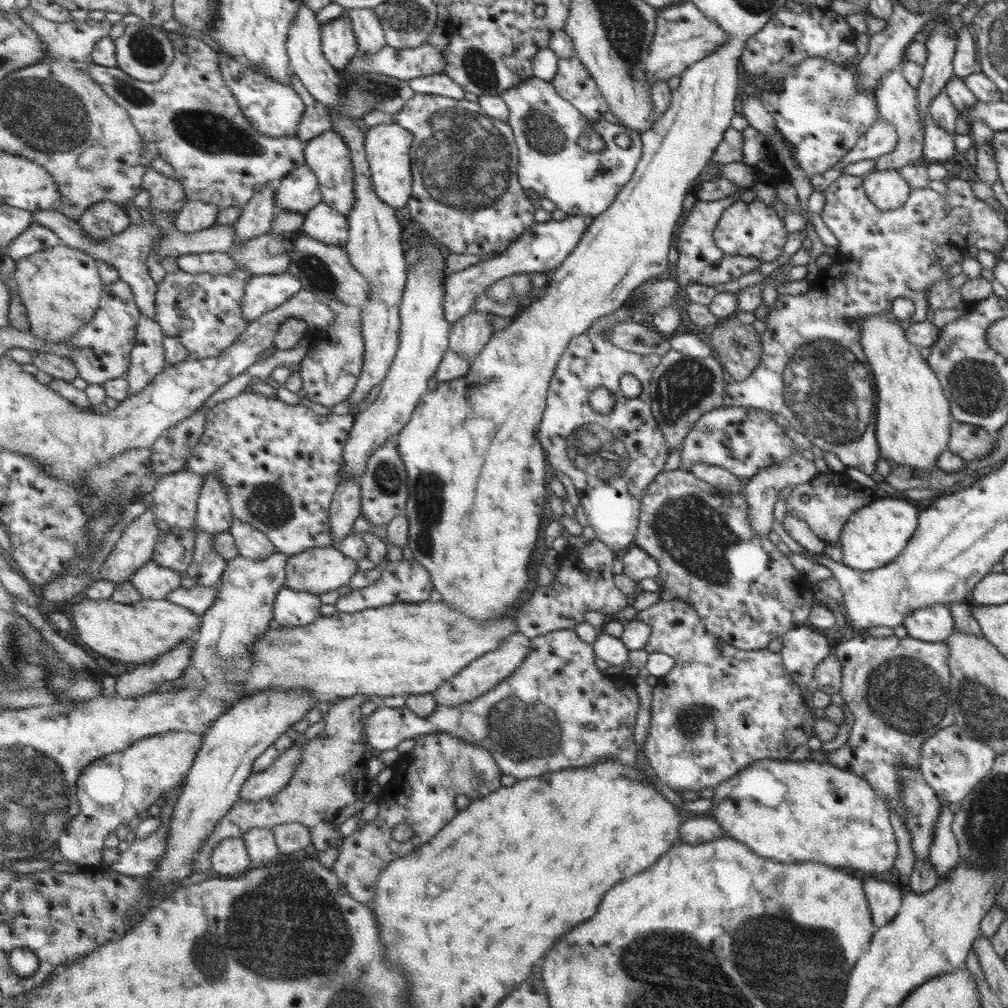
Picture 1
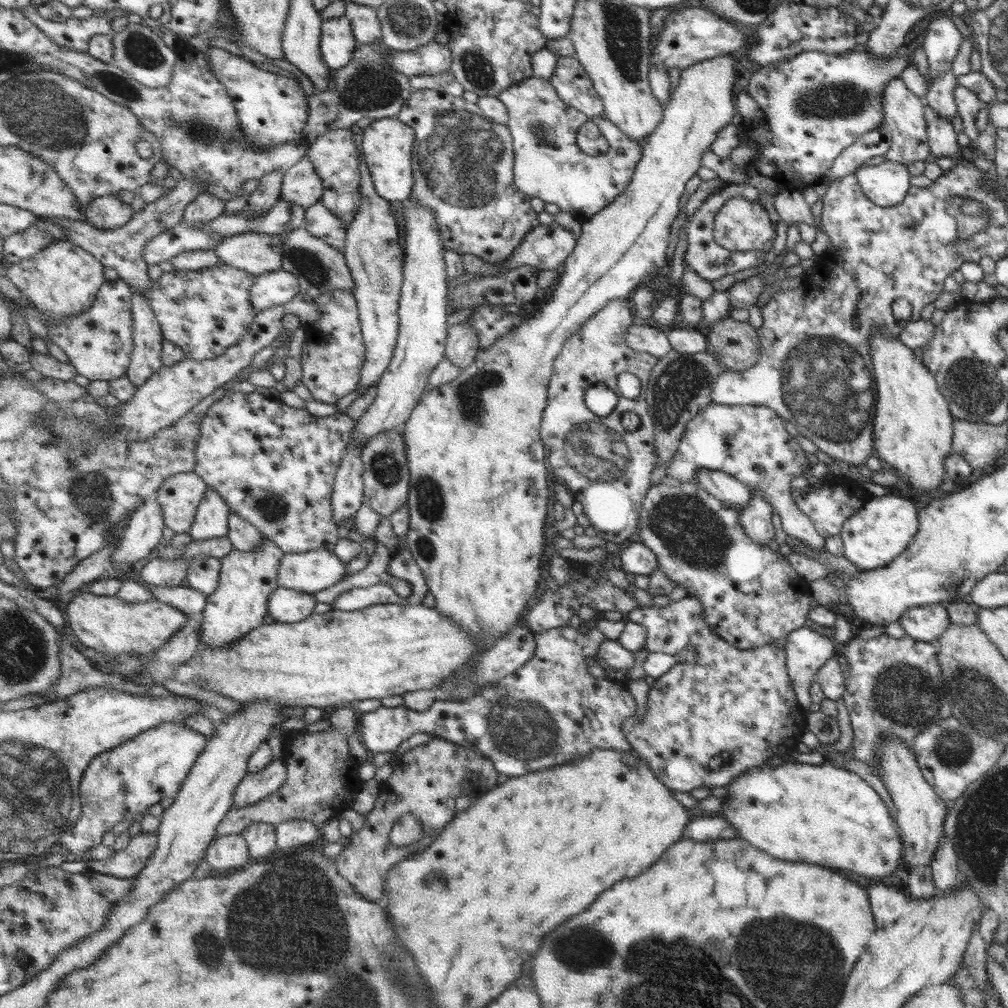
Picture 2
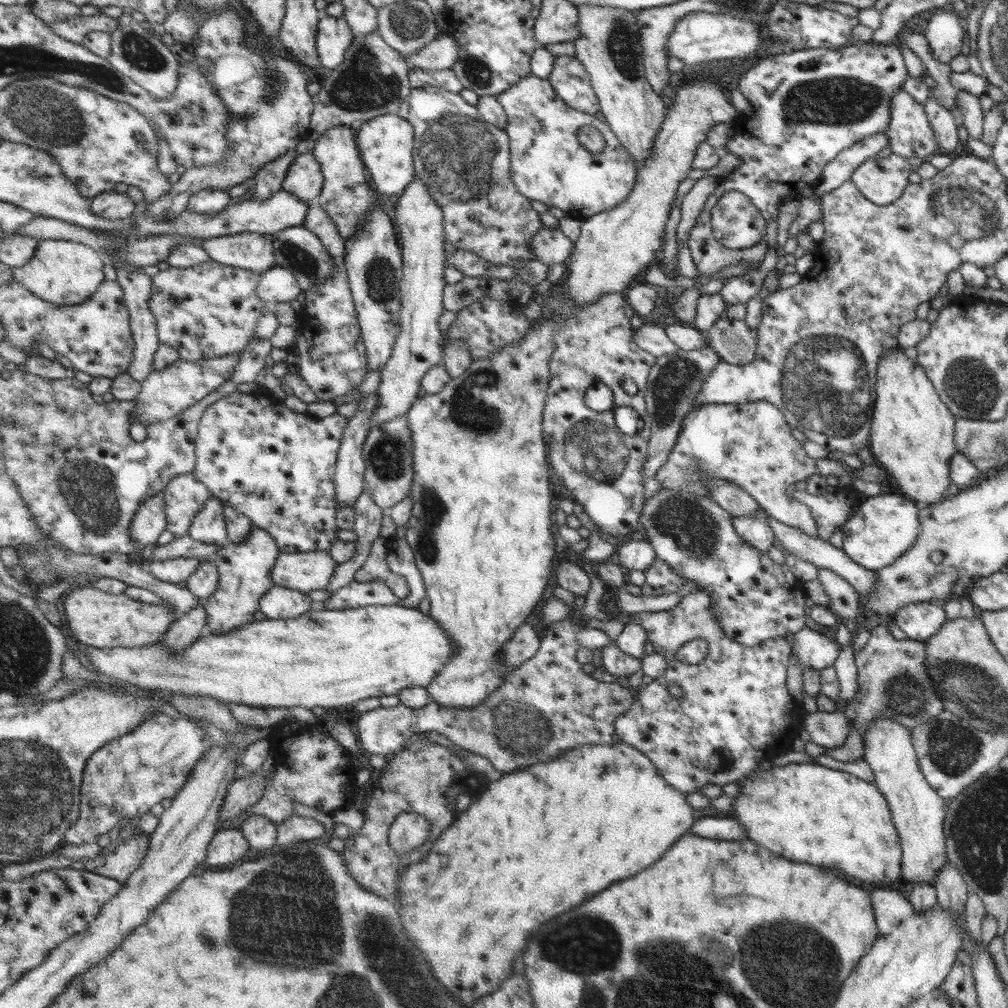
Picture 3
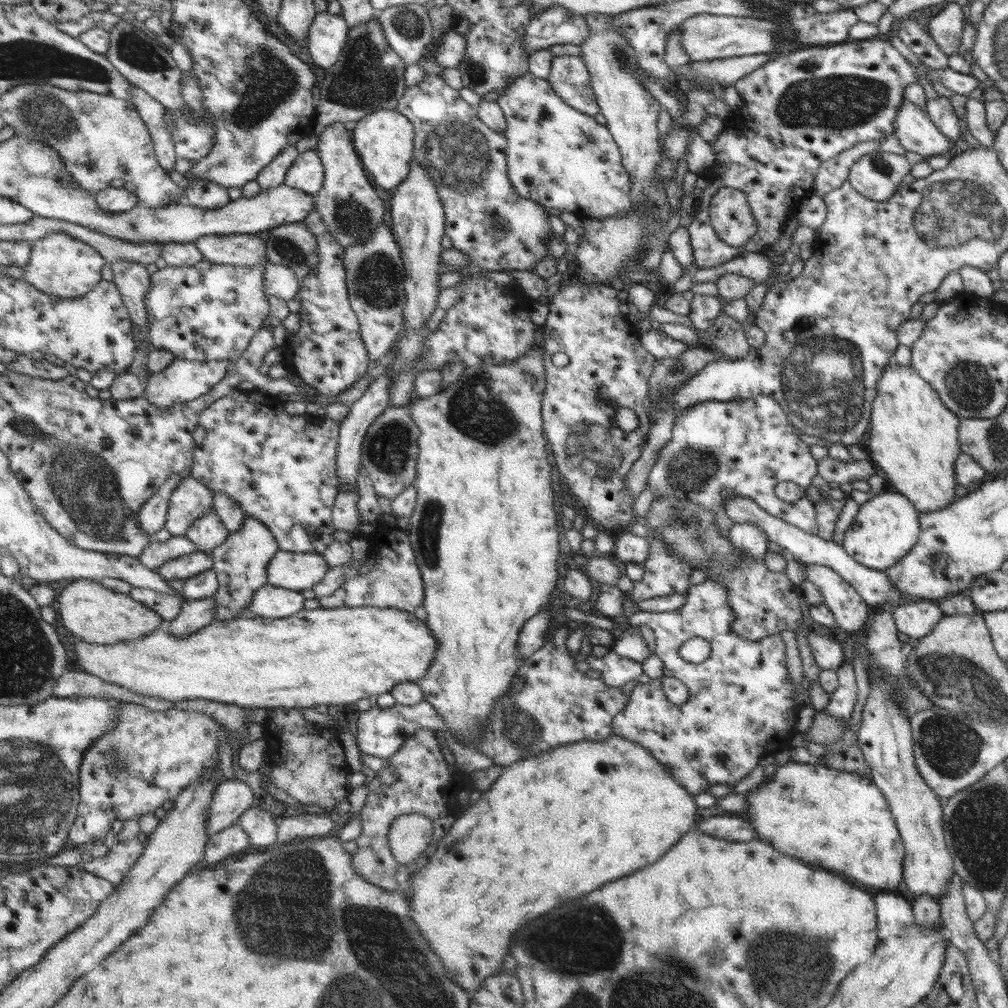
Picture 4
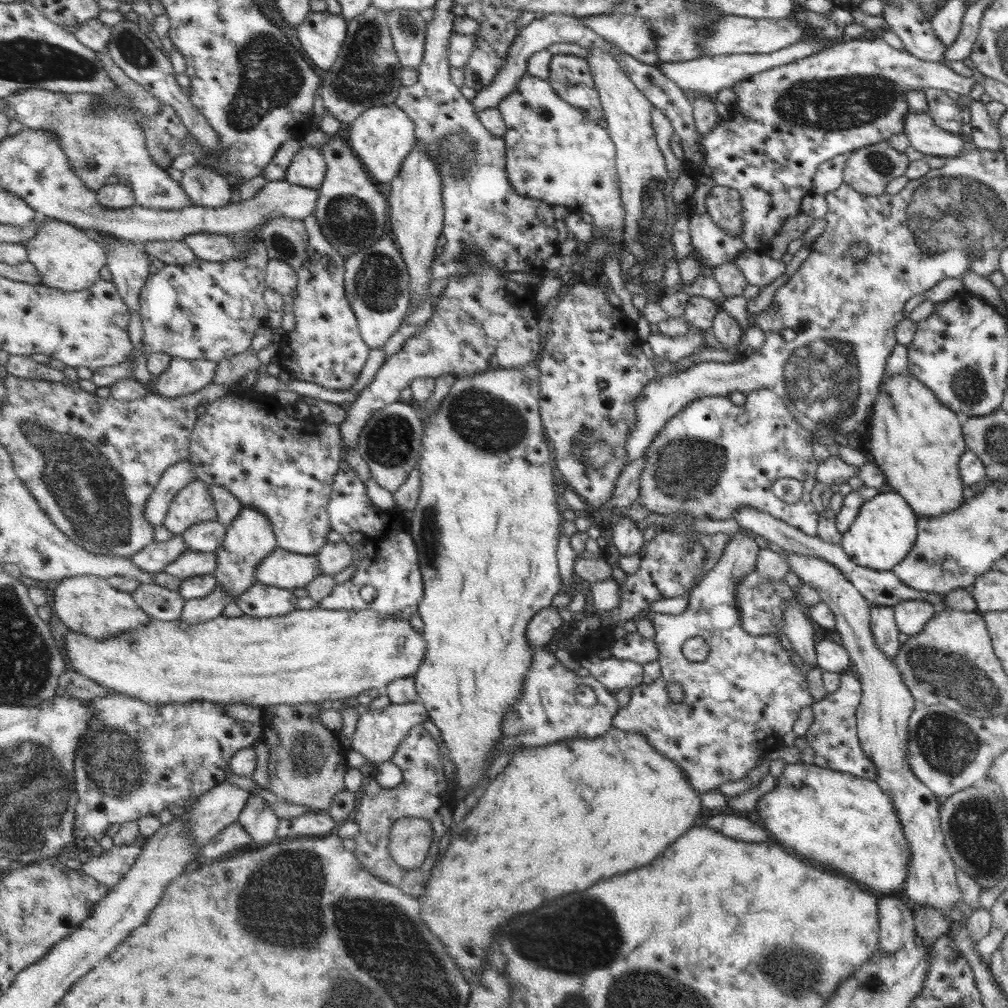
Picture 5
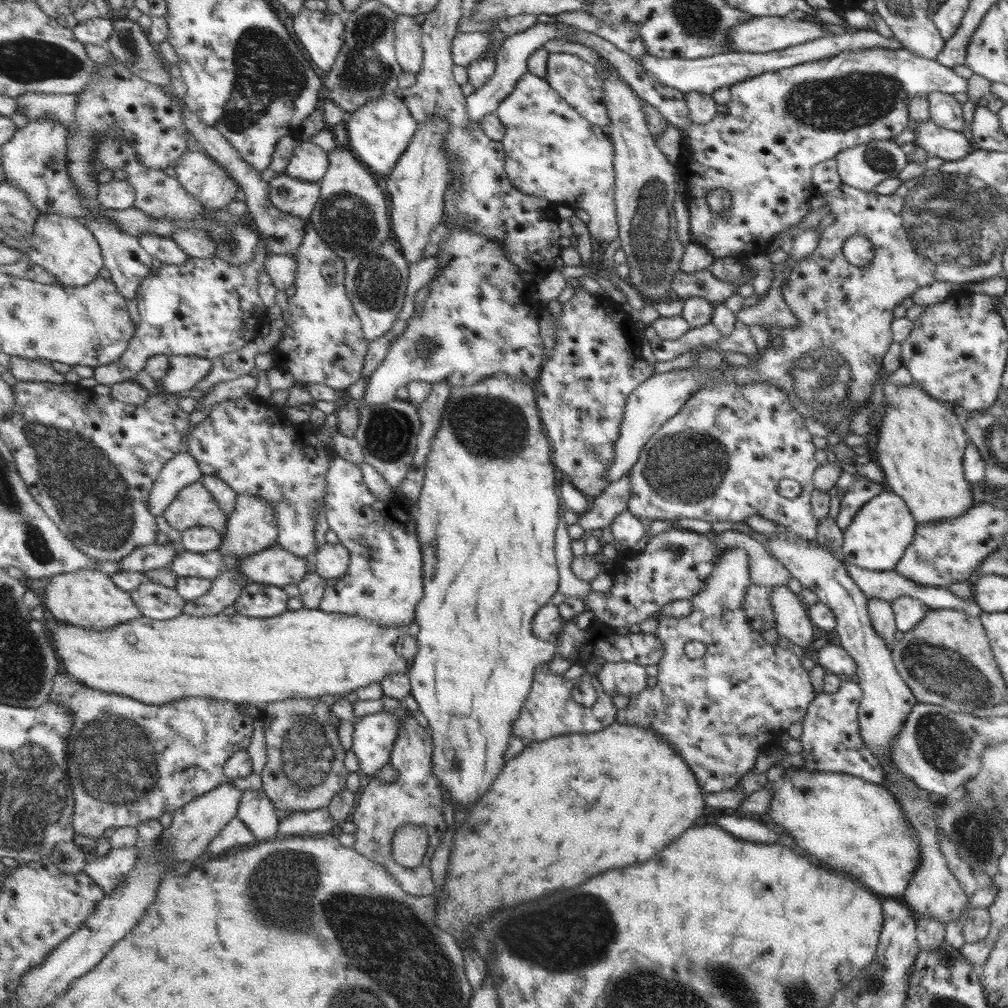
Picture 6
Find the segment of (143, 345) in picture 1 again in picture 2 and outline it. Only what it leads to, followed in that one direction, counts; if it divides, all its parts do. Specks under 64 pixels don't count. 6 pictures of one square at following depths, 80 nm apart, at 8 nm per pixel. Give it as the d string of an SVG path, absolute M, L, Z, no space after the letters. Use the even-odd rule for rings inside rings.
M133 290L134 304L134 351L129 380L138 387L143 386L156 372L162 370L163 336L162 324L152 309L150 297L144 292Z

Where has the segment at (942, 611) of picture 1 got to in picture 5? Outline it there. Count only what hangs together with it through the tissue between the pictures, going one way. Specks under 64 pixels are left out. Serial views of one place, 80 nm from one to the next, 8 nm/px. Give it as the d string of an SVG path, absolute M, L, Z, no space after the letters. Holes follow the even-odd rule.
M901 600L892 606L890 619L893 620L898 632L911 636L922 629L936 609L925 601Z

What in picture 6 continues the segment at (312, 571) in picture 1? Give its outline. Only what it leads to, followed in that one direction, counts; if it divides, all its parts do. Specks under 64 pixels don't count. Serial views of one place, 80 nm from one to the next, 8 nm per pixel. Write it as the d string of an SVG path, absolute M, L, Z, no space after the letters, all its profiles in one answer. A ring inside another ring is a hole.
M279 544L257 555L237 556L238 567L251 582L281 588L289 584L297 585L306 579L309 572L307 561L306 557L288 552Z

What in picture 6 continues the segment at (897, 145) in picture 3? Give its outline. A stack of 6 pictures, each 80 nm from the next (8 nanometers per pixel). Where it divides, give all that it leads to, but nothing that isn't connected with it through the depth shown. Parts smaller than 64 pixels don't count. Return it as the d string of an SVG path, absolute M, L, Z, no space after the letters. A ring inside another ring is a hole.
M930 119L914 123L915 140L912 144L925 150L929 156L937 156L944 161L954 161L968 155L971 143L962 132L939 128Z

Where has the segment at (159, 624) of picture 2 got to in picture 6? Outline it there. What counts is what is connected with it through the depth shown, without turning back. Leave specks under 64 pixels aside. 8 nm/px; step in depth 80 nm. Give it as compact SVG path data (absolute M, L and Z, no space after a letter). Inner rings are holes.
M100 568L56 574L49 578L43 596L45 606L57 622L89 630L106 630L142 616L131 593L119 588L111 576Z

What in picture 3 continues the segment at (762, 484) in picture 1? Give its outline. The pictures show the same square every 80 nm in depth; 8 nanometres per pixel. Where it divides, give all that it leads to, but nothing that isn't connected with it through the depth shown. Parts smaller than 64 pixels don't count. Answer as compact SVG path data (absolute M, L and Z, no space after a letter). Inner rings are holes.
M761 509L761 512L757 512L757 514L737 516L732 519L734 531L747 545L757 549L761 554L766 554L774 541L772 530L767 527L767 522L765 522L765 516L767 516L766 513Z

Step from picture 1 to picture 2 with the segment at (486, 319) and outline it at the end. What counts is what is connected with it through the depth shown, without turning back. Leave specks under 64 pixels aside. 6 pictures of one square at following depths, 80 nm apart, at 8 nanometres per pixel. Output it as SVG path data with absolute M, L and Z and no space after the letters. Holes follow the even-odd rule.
M467 320L449 328L446 356L461 370L469 368L480 351L478 330Z

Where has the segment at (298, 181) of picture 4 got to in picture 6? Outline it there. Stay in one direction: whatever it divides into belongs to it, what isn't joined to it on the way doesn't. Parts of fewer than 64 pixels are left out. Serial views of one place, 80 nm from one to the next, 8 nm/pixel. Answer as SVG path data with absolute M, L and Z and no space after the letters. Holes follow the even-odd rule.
M304 140L298 142L285 174L293 176L297 180L320 182L327 174L329 167L330 156L328 152L323 150L321 146Z

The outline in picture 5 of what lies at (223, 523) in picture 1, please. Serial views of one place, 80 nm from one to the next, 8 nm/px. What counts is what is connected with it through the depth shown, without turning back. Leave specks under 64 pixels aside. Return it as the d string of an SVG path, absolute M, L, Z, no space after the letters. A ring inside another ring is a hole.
M205 521L187 529L183 538L187 548L193 552L213 552L224 546L227 529L221 521Z

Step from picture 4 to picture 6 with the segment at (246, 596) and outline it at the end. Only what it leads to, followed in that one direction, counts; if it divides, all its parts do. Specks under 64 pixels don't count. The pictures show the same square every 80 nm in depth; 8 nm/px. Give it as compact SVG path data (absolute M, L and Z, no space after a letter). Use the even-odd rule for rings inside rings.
M237 494L237 504L235 511L229 515L230 519L226 524L226 536L222 547L219 551L224 555L226 560L229 560L228 568L230 570L241 571L237 563L237 556L257 555L265 549L273 547L278 543L278 522L275 517L275 509L261 497L253 495Z

